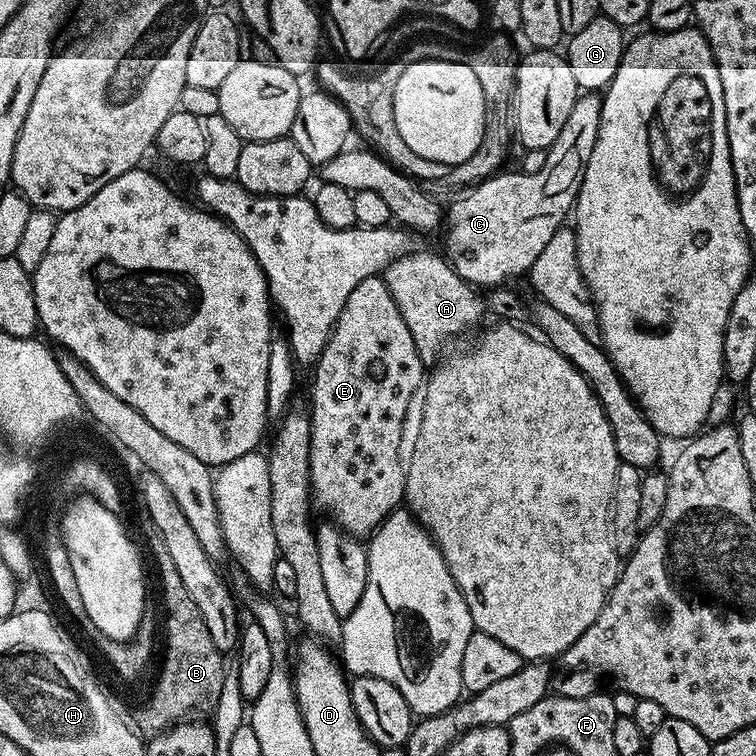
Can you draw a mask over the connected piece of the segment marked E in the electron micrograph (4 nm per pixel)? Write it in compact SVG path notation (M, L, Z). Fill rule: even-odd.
M380 276L366 278L366 282L358 282L346 298L346 306L342 306L342 314L334 326L332 336L326 342L320 359L314 365L316 377L312 380L312 404L310 403L310 415L312 417L312 433L310 434L310 478L312 479L312 498L317 509L325 508L332 512L331 519L340 527L345 528L352 536L368 538L376 532L392 512L397 511L405 503L404 498L404 474L406 460L400 457L400 443L404 440L404 415L408 412L408 406L412 400L412 394L421 387L424 376L424 368L420 363L414 346L414 338L410 338L410 330L406 330L406 322L386 286L386 282Z

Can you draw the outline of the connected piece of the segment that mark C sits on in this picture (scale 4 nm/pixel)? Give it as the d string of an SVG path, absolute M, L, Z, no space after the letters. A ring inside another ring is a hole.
M596 94L577 95L574 106L566 118L558 138L547 148L546 164L542 170L534 173L501 171L469 187L452 205L446 208L446 223L443 225L443 255L454 271L466 283L487 290L493 286L504 286L515 276L523 277L538 262L538 254L550 243L554 230L565 227L567 218L576 207L576 195L580 192L580 183L586 170L586 162L590 162L590 154L594 150L594 142L598 142L598 126L602 118L603 99Z

